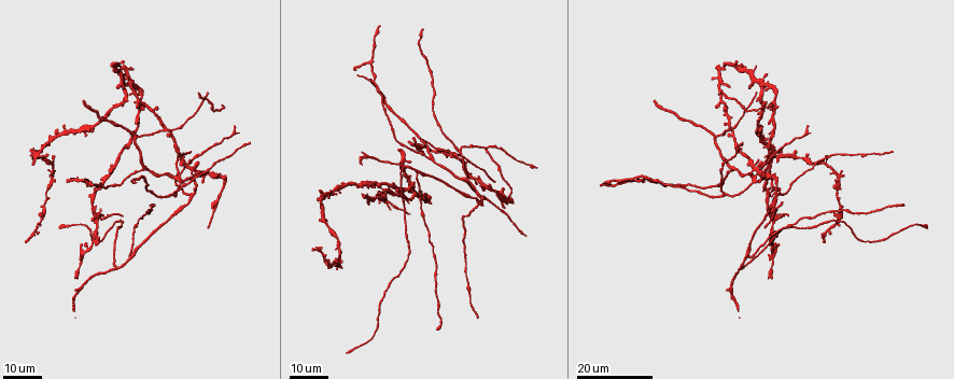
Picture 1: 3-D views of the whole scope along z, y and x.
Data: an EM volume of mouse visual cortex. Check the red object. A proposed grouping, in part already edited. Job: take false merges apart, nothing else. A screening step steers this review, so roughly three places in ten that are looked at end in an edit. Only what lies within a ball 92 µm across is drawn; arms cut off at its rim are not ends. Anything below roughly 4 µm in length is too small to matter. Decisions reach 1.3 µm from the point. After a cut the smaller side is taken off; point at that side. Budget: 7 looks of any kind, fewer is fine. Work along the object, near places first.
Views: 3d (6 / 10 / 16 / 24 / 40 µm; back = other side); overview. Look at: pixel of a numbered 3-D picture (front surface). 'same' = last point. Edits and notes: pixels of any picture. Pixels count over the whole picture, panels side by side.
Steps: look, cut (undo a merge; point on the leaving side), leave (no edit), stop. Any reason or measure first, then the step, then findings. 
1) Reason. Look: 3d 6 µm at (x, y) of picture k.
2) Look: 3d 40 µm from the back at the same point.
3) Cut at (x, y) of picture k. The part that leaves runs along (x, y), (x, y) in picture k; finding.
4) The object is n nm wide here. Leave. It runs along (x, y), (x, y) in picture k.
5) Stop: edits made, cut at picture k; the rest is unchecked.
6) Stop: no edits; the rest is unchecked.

Look: 3d 16 µm at (180, 178) of picture 1.

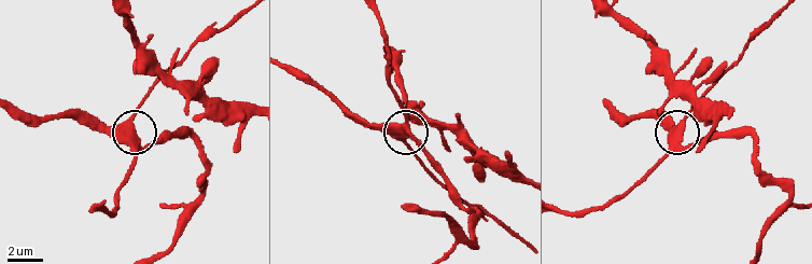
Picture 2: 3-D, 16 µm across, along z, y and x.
Closer look. Look: 3d 10 µm at (683, 126) of picture 2.

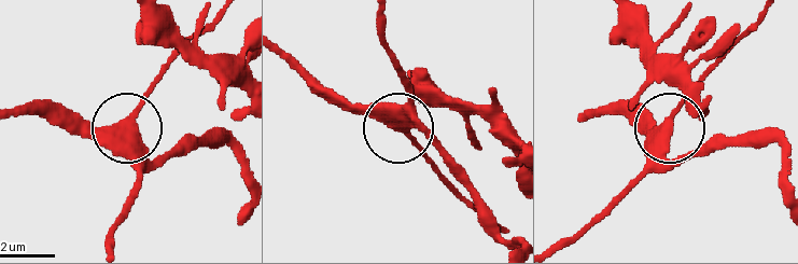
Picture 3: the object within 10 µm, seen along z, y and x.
The object is 430 nm wide here. Leave. It runs along (14, 115), (55, 115), (90, 129), (117, 129), (164, 69) in picture 3; one neuron here.

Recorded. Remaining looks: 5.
Look: 3d 16 µm at (144, 170) of picture 1.

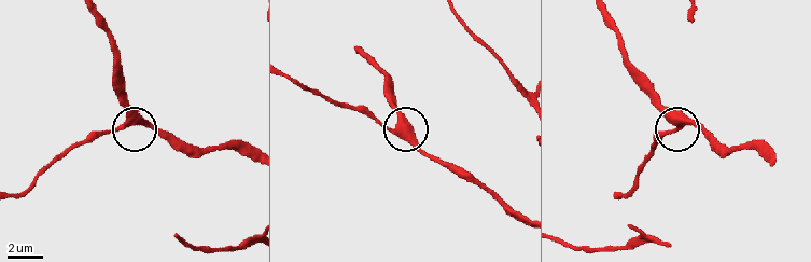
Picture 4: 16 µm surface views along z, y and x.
Look: 3d 6 µm at (680, 126) of picture 4.

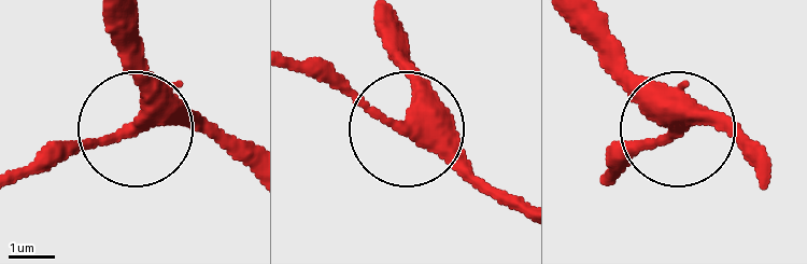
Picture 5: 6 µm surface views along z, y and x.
The object is 360 nm wide here. Leave. It runs along (562, 17), (669, 129), (608, 152) in picture 5; all the same neuron.

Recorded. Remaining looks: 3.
Thin arm on a thick one. Look: 3d 16 µm at (477, 204) of picture 1.

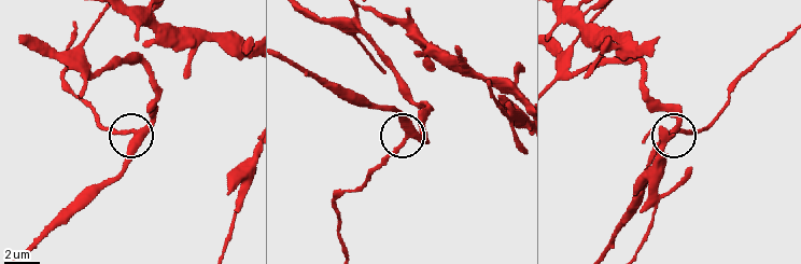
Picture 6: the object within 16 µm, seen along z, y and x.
Look: 3d 6 µm at (135, 132) of picture 6.

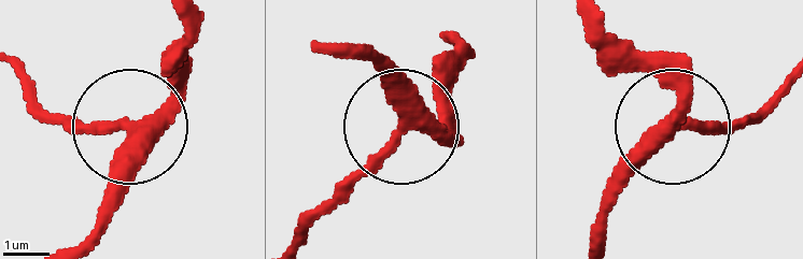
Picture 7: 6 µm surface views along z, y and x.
3 arms meet here. Leave. All the same neuron.

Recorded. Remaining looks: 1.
Stop: no edits; the rest is unchecked.

